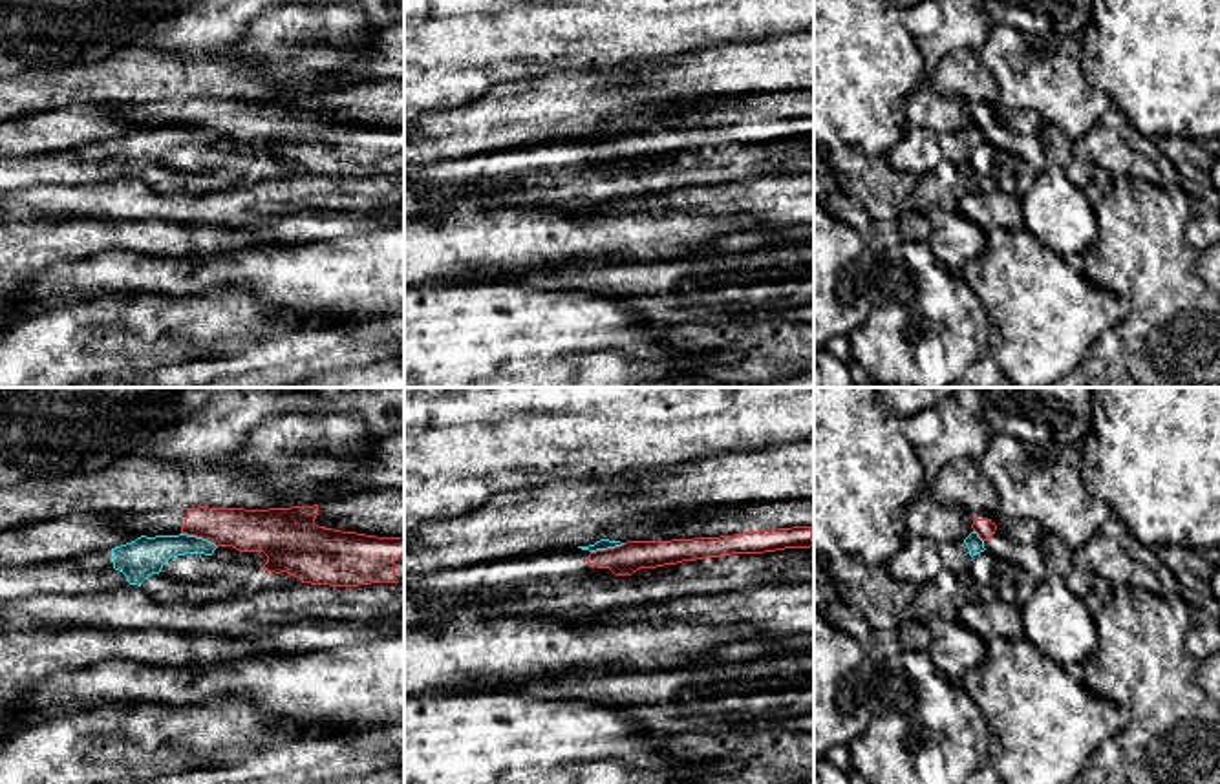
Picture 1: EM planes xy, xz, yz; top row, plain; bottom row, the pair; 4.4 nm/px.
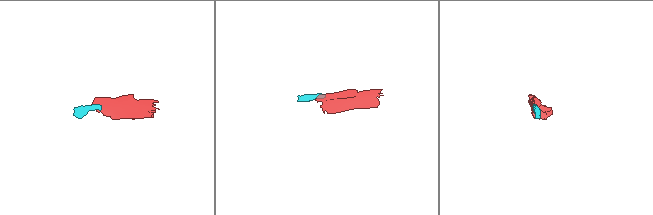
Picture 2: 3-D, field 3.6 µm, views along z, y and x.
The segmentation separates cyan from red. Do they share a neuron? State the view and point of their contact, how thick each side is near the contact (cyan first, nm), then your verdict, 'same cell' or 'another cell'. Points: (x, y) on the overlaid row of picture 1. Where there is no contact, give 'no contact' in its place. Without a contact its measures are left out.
meets cyan in xy at (200, 538); 160 nm thick on the cyan side, 190 nm on the other; another cell

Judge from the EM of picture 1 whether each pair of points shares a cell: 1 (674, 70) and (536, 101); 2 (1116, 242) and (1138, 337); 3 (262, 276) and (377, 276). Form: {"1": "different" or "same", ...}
{"1": "different", "2": "same", "3": "same"}

